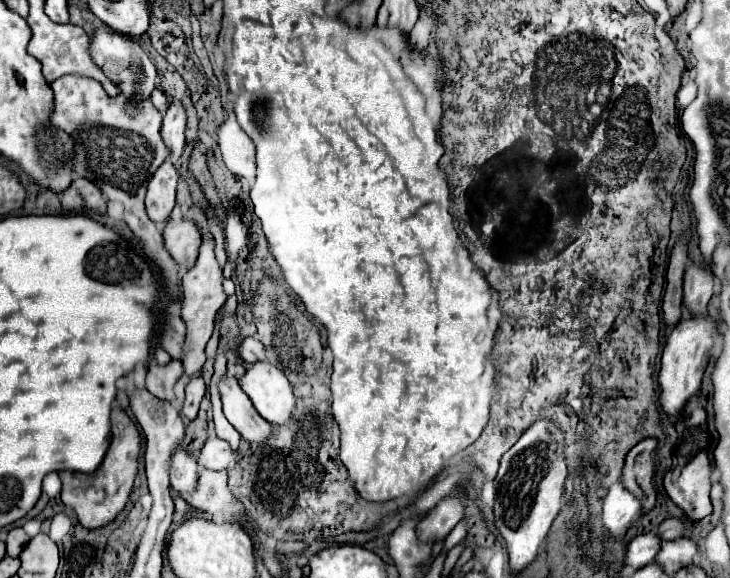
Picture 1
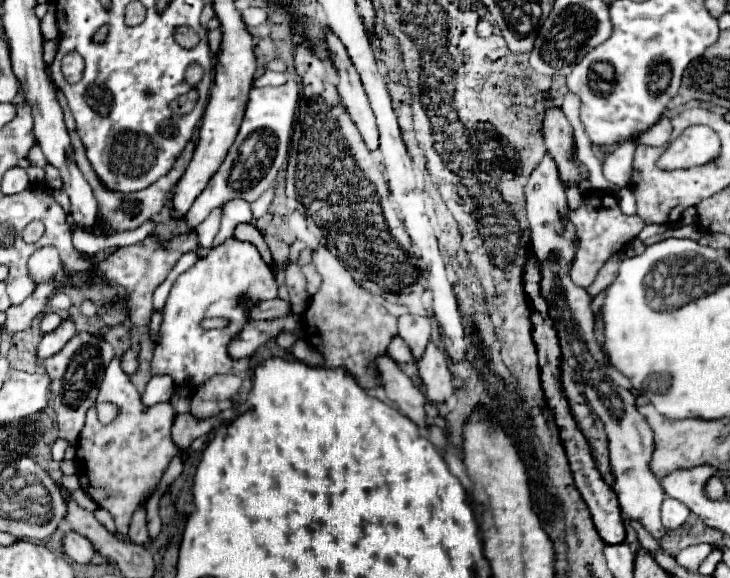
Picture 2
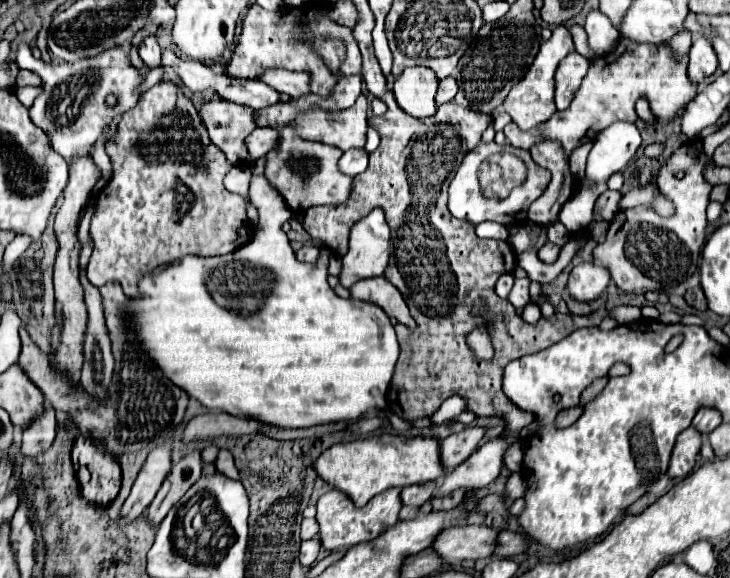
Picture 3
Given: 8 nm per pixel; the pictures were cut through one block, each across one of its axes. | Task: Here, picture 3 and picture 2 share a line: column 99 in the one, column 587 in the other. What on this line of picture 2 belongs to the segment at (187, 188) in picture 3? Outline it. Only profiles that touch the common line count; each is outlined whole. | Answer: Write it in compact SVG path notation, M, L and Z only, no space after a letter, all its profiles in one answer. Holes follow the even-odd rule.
M600 190L586 192L582 206L578 210L568 210L568 218L576 226L578 238L580 238L580 246L578 246L570 276L578 286L584 286L584 288L596 280L596 274L604 266L604 262L614 252L622 252L626 248L628 240L632 236L638 236L640 230L644 228L644 222L638 216L624 216L622 214L616 196L600 192Z

